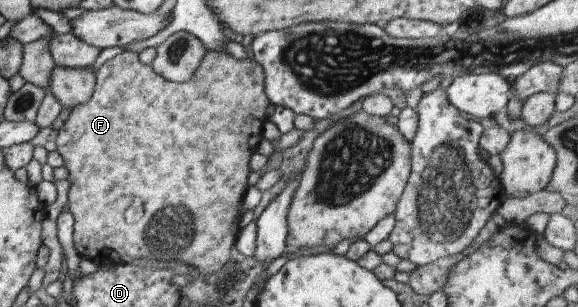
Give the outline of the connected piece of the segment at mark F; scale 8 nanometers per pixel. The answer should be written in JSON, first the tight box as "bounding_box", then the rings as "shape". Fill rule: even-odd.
{"bounding_box":[55,51,271,280],"shape":[[[123,51],[104,62],[95,72],[97,79],[92,96],[83,105],[75,106],[55,140],[57,151],[62,155],[63,166],[68,169],[69,212],[73,216],[73,245],[82,258],[92,260],[102,266],[104,262],[110,264],[131,264],[136,258],[159,259],[160,262],[182,262],[188,270],[196,270],[200,278],[211,280],[218,274],[233,255],[234,246],[239,234],[240,202],[249,186],[249,160],[256,152],[261,139],[264,122],[264,110],[271,104],[264,92],[263,68],[255,59],[239,59],[228,53],[207,51],[200,61],[196,72],[186,82],[177,83],[164,78],[155,71],[152,65],[145,65],[138,59],[138,53]]]}

